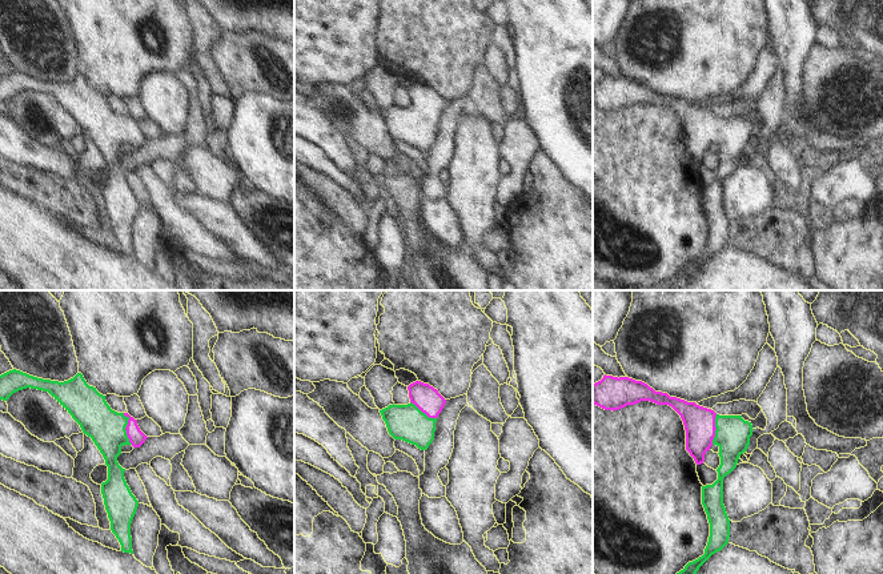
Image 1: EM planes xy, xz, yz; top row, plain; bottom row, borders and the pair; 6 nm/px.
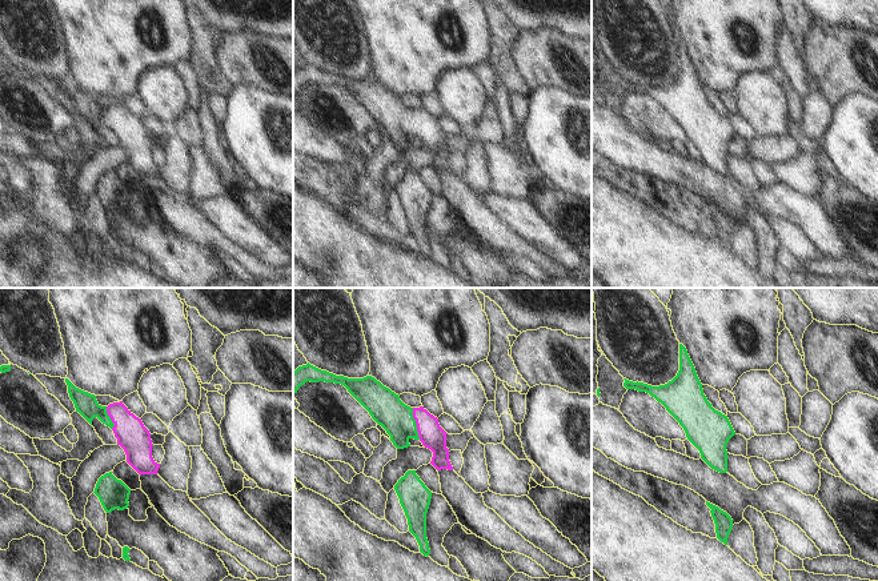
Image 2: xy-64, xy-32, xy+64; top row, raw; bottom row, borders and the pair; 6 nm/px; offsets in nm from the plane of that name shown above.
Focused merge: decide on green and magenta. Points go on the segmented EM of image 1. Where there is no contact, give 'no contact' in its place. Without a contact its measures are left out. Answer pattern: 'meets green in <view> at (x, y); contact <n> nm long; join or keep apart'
meets green in xy at (124, 429); contact 200 nm long; join

